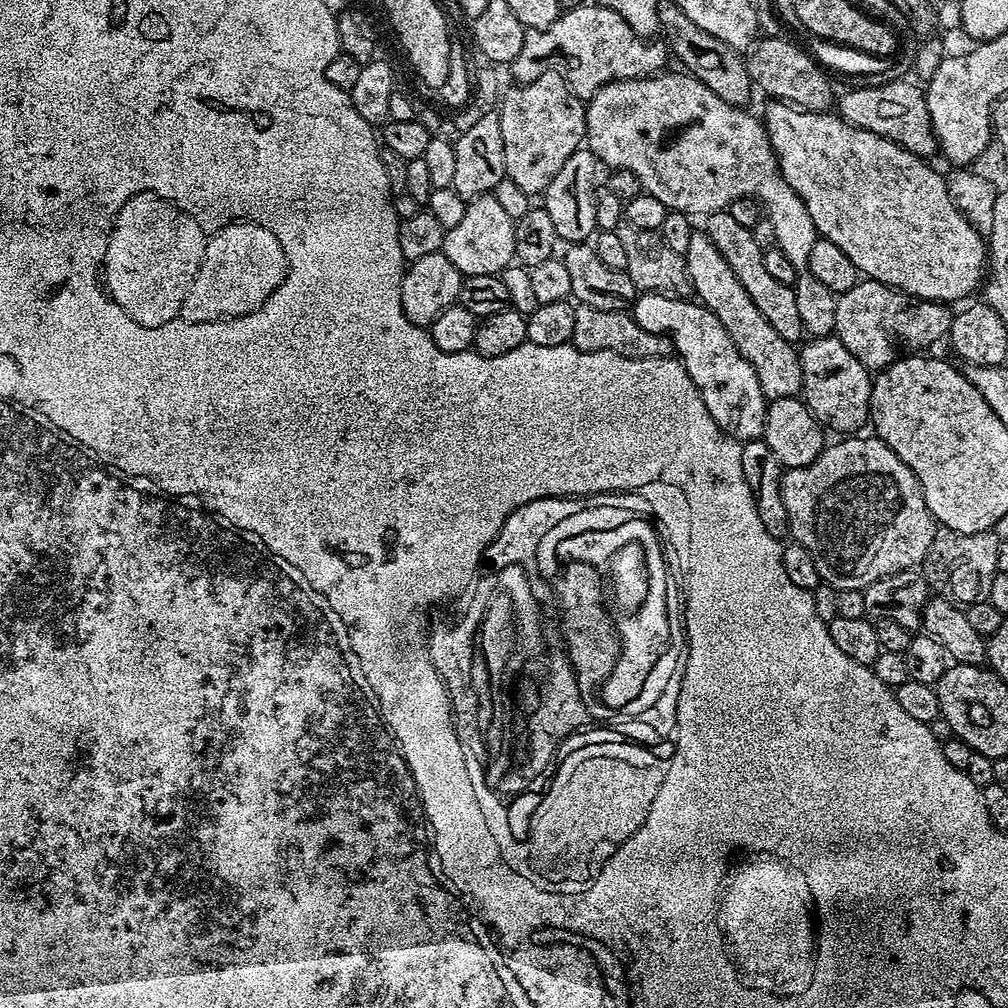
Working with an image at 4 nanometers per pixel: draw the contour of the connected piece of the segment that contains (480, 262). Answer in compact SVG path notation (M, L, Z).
M495 194L480 196L477 200L466 203L466 214L458 226L447 229L444 234L443 254L459 270L461 277L477 276L478 274L497 275L503 268L515 261L514 230L516 221L502 210Z

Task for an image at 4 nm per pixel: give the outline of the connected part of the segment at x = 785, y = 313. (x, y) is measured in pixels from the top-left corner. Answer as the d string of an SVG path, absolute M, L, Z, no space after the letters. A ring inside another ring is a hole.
M727 210L707 217L706 224L708 224L706 235L710 238L710 242L714 242L714 246L718 246L718 254L726 258L730 270L734 270L734 278L738 278L738 282L742 282L743 288L746 289L746 294L750 294L750 302L758 306L758 311L766 317L766 322L770 322L770 326L781 338L786 338L786 342L791 344L799 345L805 339L806 333L801 313L797 309L793 285L777 282L767 272L764 249L759 248L754 242L752 229L737 223L737 220L733 219Z

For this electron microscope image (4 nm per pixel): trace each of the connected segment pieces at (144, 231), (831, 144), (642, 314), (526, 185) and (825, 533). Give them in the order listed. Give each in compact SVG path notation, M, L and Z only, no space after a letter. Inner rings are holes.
M139 192L134 194L126 203L119 205L116 210L116 219L112 221L112 232L108 236L108 245L106 246L106 254L102 261L102 284L106 289L113 302L118 306L122 306L122 310L134 322L138 322L147 328L157 328L166 322L177 319L180 314L180 307L186 298L186 290L190 290L190 282L194 282L194 278L198 274L198 266L202 266L202 254L204 253L204 245L206 243L206 233L202 226L198 226L198 222L194 222L194 218L190 218L190 214L186 214L177 204L171 204L169 200L163 200L160 196L155 196L152 192Z
M783 102L769 103L769 108L762 115L762 123L768 131L768 141L772 143L772 149L776 159L780 161L780 172L784 180L791 186L797 194L804 200L806 210L810 210L810 218L814 222L817 233L823 239L834 242L834 246L850 257L850 262L865 277L877 280L883 284L888 284L896 288L899 292L905 292L916 297L917 300L938 300L941 302L953 302L960 300L963 296L968 296L972 291L981 287L982 281L986 276L986 265L988 262L988 250L986 240L982 233L971 224L971 222L960 212L958 206L951 197L948 189L947 179L939 176L931 168L927 159L914 155L904 148L899 148L894 142L882 138L873 132L867 132L861 128L855 128L848 121L838 114L827 112L808 112L804 108L797 108L795 104L785 104Z
M663 292L637 295L634 315L638 326L650 330L650 334L666 335L672 340L675 355L690 374L702 402L706 402L710 418L714 418L725 437L736 442L761 439L769 401L764 399L762 386L758 386L754 366L738 354L738 346L730 342L730 334L726 334L714 312L699 302L684 299L688 298L666 296Z
M557 72L538 74L534 82L512 86L499 101L498 115L506 154L505 177L529 194L547 190L566 158L582 147L588 134L585 101L574 95Z
M852 434L837 439L840 441L824 447L810 466L789 468L780 477L791 539L808 551L810 558L814 558L821 581L837 592L863 590L870 582L878 582L878 578L923 565L938 527L910 466L875 435L864 435Z

